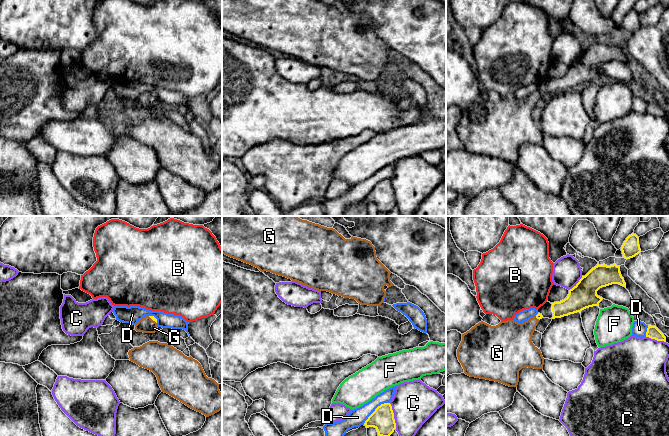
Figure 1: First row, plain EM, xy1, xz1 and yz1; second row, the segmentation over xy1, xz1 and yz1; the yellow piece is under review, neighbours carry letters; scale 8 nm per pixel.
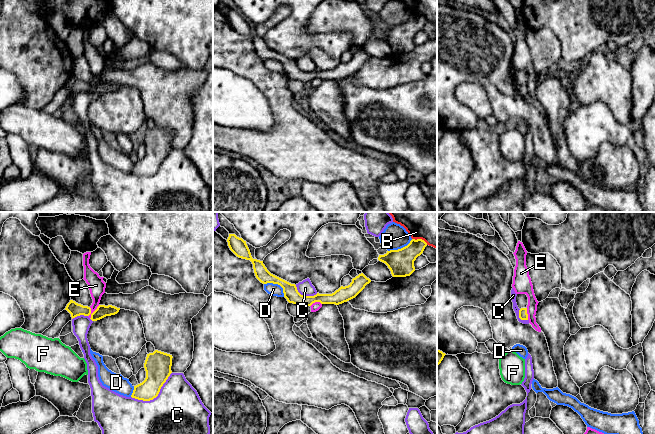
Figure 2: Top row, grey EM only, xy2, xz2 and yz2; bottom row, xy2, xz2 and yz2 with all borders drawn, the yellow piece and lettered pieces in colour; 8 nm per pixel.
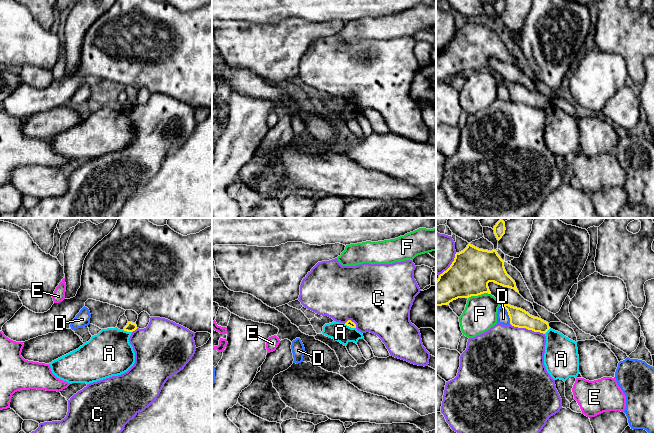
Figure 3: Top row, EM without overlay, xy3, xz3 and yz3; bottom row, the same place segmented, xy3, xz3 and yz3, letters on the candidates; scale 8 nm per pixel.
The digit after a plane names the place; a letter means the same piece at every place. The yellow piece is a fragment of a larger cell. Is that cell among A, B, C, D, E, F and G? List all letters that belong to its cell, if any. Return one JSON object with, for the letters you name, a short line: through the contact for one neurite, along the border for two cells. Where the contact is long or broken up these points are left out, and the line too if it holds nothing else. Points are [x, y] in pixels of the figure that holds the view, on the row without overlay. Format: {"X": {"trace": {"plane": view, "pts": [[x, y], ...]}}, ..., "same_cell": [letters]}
{"G": {"trace": {"plane": "xy1", "pts": [[153, 94], [152, 95], [146, 101]]}}, "same_cell": ["G"]}

